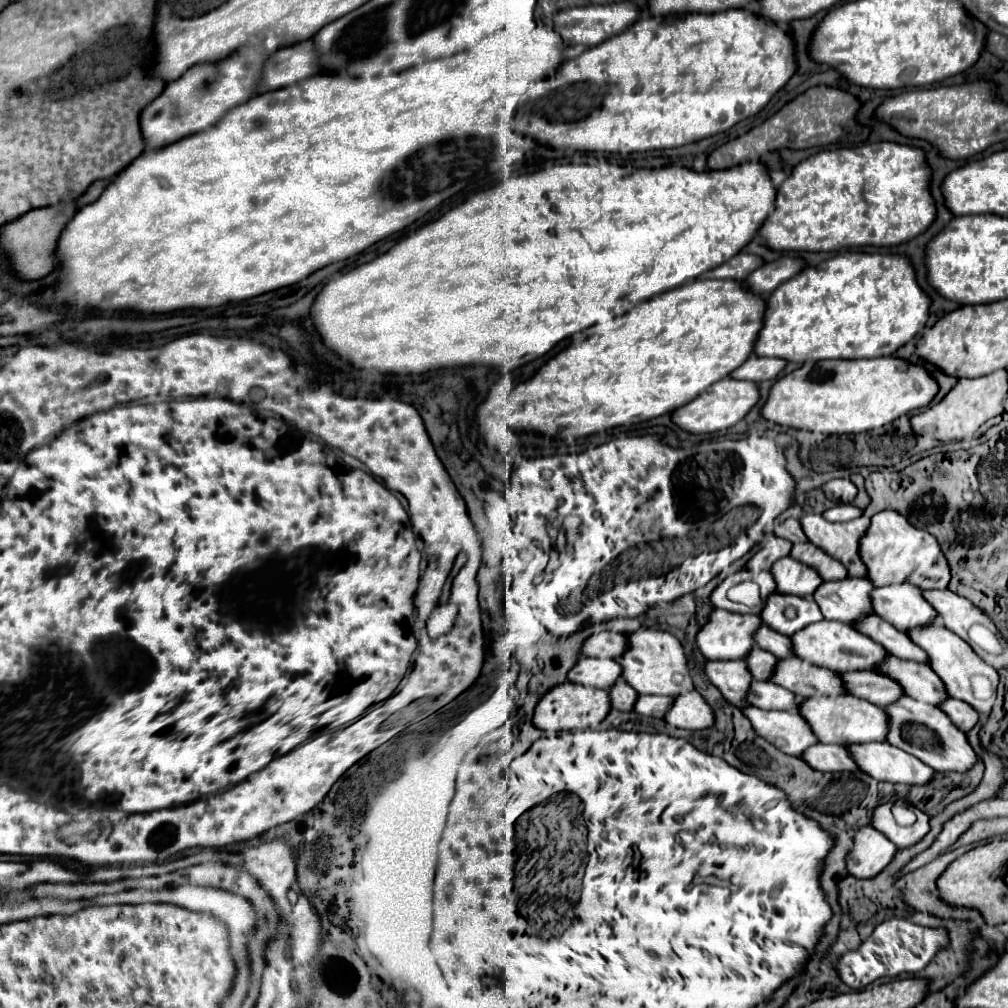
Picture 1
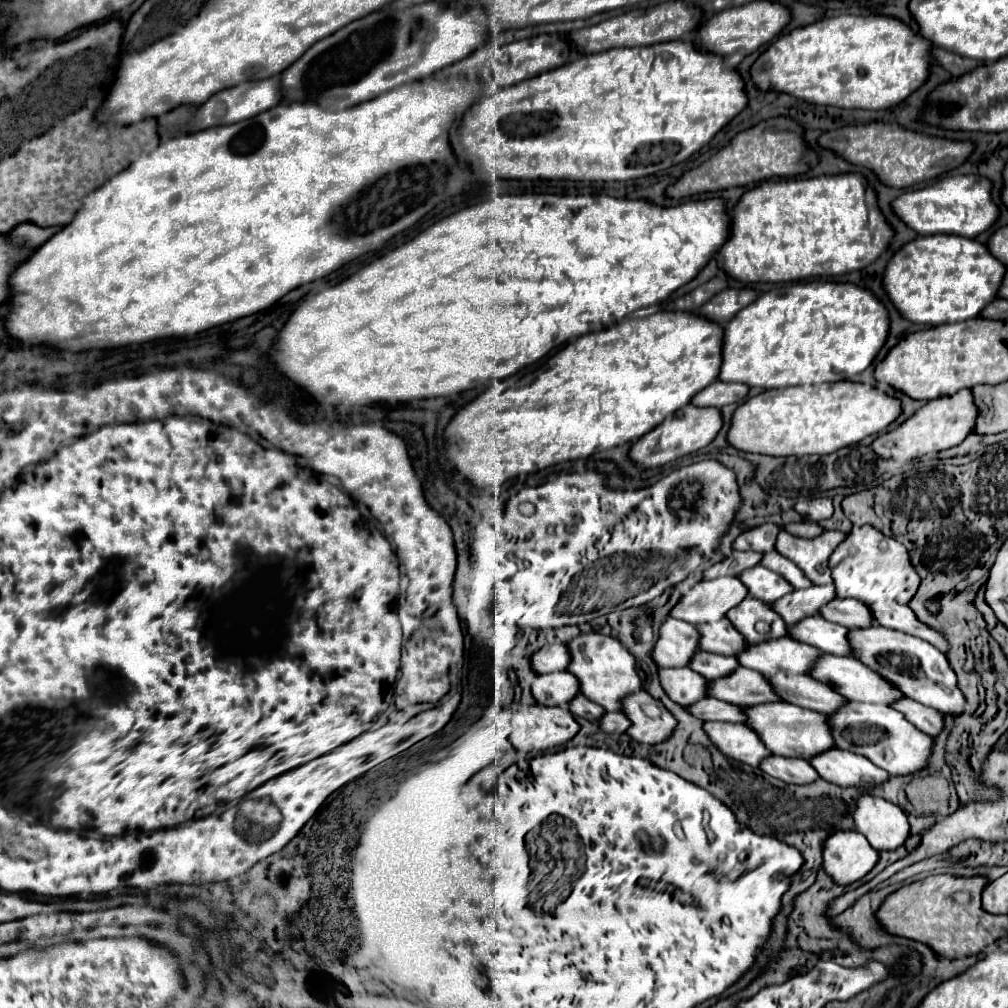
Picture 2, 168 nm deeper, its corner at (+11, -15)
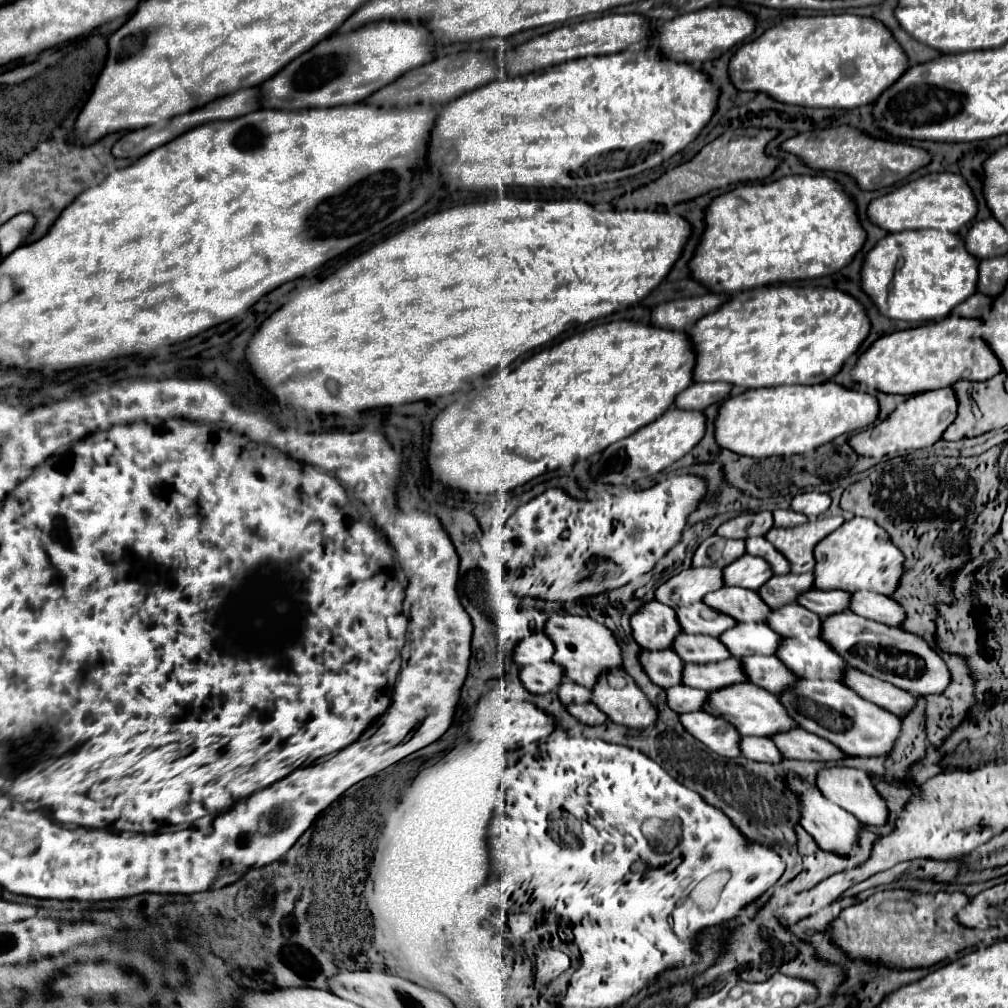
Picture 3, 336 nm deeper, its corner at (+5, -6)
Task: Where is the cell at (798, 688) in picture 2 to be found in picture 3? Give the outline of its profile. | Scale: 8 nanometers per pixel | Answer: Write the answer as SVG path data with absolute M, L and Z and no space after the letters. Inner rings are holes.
M751 655L751 659L739 659L739 663L743 663L743 671L747 671L747 681L775 695L797 681L797 677L777 657Z

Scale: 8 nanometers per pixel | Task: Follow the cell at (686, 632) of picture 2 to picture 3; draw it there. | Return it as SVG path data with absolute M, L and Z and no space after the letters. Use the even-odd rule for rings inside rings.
M651 599L643 603L643 607L631 615L633 639L641 645L641 649L669 649L677 633L681 633L675 611L669 605Z

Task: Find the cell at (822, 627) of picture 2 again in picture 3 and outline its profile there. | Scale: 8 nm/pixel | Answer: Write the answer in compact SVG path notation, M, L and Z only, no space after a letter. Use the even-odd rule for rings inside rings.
M789 603L779 609L773 609L767 617L767 625L773 627L781 637L819 637L821 617L801 607L799 603Z

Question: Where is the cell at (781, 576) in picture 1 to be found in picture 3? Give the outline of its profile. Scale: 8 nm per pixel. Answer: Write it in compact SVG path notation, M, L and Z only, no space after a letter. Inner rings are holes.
M741 555L739 559L735 559L723 569L725 585L743 587L751 591L757 591L765 581L771 579L771 575L773 571L769 563L765 559L751 557L751 555Z

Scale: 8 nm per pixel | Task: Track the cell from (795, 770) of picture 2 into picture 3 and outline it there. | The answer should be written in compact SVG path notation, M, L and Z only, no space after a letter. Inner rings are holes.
M743 737L743 757L751 761L763 761L763 763L781 763L783 755L775 747L771 739L755 739L755 737Z

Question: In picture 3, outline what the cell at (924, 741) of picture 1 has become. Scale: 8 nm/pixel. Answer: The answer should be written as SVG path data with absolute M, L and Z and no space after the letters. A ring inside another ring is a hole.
M801 677L799 683L791 687L791 691L783 691L783 695L777 695L777 699L783 703L783 707L787 707L787 711L791 711L791 717L801 729L835 743L835 747L839 747L849 757L887 755L901 731L901 719L897 715L891 715L875 703L867 703L855 691L835 681Z

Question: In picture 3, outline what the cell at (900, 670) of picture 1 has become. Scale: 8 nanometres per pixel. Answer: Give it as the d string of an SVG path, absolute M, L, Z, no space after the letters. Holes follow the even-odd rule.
M783 639L783 643L779 643L777 659L783 659L795 675L807 679L839 681L845 667L843 659L821 639Z

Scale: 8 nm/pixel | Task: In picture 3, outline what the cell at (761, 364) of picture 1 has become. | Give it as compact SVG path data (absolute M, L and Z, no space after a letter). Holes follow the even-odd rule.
M691 383L691 387L675 399L675 407L683 411L703 411L705 407L723 401L729 391L729 383Z

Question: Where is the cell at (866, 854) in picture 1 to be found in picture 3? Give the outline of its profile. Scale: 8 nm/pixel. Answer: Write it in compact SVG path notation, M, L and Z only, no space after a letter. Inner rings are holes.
M791 779L791 787L795 787L799 795L803 795L803 819L799 819L799 825L817 841L821 849L837 855L847 855L855 847L855 839L859 833L859 821L855 819L855 815L825 799L817 787L807 787L807 783L799 783L799 779Z

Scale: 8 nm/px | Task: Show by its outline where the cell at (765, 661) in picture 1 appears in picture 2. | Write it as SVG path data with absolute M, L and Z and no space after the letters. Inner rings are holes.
M697 652L689 664L689 668L705 676L707 680L719 680L723 676L729 676L739 666L741 664L735 656L721 656L721 654L709 654L709 652Z

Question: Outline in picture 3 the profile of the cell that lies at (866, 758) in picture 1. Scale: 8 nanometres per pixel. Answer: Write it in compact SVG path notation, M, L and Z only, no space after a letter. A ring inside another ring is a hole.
M795 727L795 731L783 731L783 735L775 735L775 745L783 751L785 759L801 759L801 761L839 761L845 757L833 743L821 739L805 729Z

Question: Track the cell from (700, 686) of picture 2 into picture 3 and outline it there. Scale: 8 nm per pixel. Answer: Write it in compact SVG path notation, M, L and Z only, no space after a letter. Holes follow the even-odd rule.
M671 649L641 651L639 663L643 663L643 671L647 673L647 677L663 689L681 683L683 661L677 655L673 655Z

